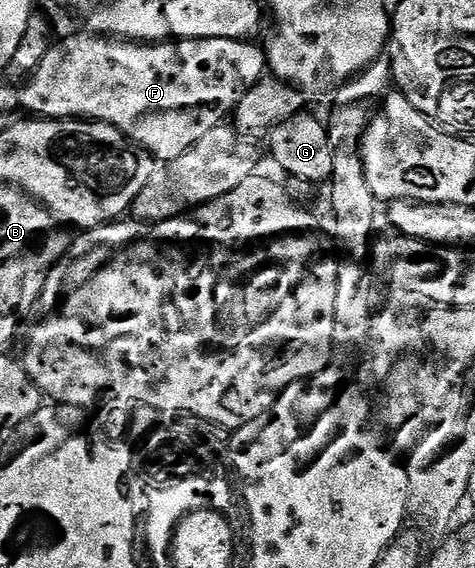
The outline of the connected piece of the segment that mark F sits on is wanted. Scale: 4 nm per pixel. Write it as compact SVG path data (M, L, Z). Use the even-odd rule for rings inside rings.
M92 31L85 33L73 33L70 37L65 37L61 42L50 44L47 55L43 55L43 63L34 73L30 73L27 80L19 89L19 105L22 110L26 109L26 114L37 119L84 119L87 121L102 121L111 127L115 127L137 145L142 145L158 162L164 163L171 159L179 159L183 151L195 147L207 131L211 131L216 125L222 124L236 110L237 104L247 95L251 87L255 87L257 82L267 73L267 62L264 48L260 44L250 43L248 40L232 41L231 39L195 39L194 41L158 41L156 43L142 43L140 41L122 41L111 37L103 37Z

